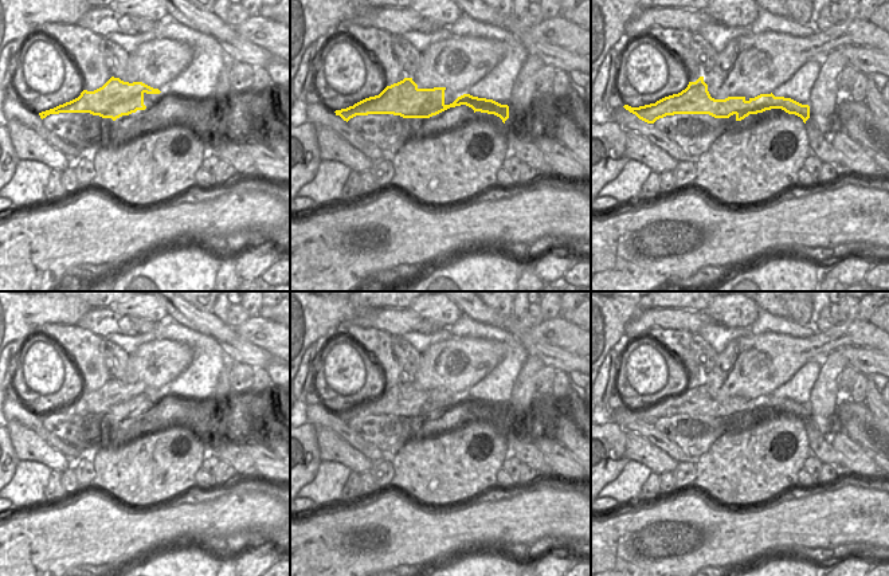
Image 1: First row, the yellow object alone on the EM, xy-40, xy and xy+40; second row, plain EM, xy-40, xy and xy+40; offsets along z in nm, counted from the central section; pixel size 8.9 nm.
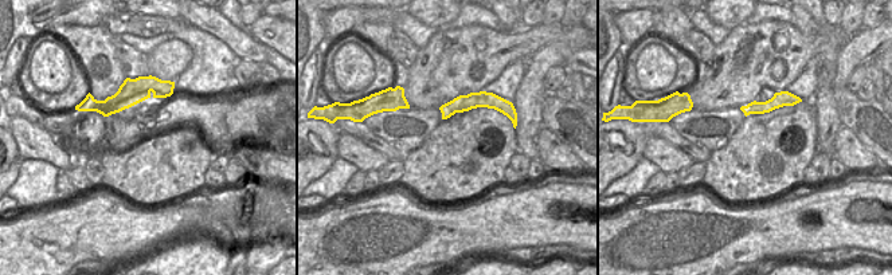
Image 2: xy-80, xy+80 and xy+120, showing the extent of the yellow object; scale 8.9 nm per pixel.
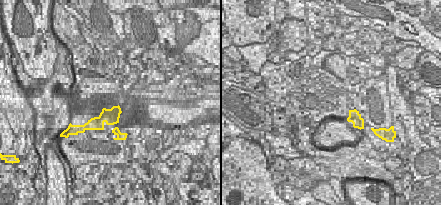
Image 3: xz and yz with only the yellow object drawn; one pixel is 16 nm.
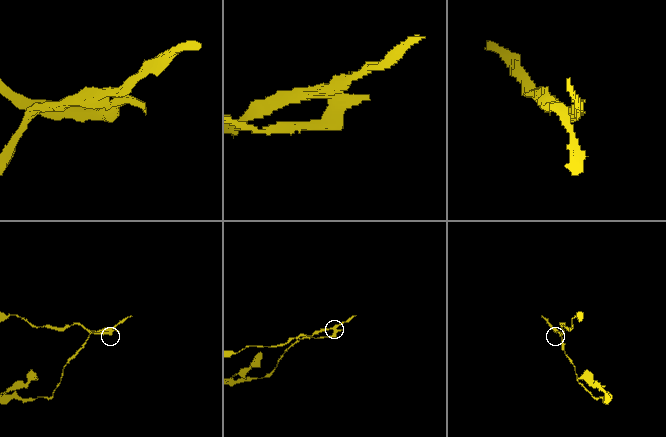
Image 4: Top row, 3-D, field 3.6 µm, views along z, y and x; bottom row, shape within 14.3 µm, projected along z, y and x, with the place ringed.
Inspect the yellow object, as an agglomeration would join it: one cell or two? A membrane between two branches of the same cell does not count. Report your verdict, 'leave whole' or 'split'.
split

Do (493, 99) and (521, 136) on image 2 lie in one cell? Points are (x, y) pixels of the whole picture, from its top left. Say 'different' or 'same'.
same

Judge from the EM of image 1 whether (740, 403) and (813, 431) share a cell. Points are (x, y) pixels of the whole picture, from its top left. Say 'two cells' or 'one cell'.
one cell

